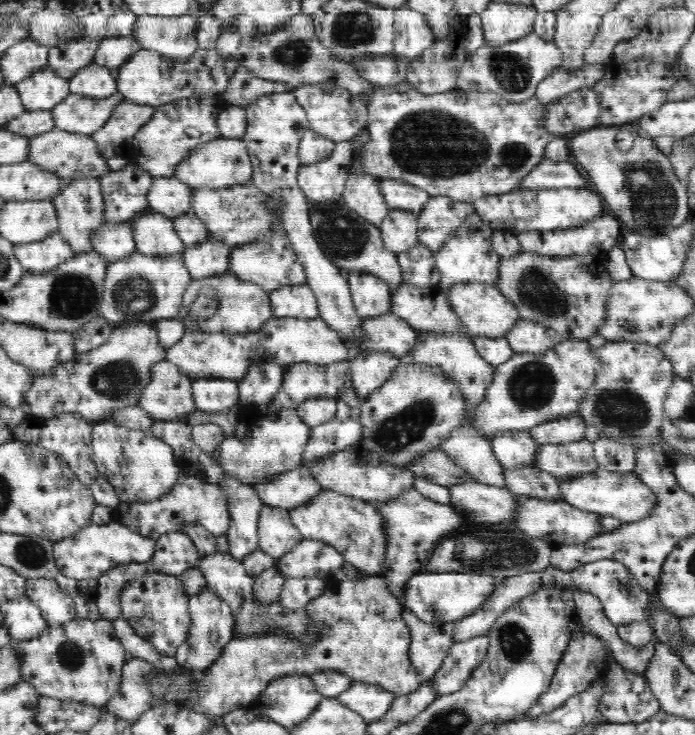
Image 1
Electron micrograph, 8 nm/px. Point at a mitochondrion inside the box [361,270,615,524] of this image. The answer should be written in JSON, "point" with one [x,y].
{"point":[404,428]}

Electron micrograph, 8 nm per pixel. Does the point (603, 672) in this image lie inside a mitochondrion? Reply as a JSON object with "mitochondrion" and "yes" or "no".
{"mitochondrion":"no"}

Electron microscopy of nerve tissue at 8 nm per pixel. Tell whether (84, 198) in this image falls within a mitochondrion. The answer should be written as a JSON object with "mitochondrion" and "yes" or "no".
{"mitochondrion":"yes"}

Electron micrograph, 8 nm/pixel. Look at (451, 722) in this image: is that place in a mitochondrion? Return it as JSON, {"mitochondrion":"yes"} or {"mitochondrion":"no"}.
{"mitochondrion":"yes"}

